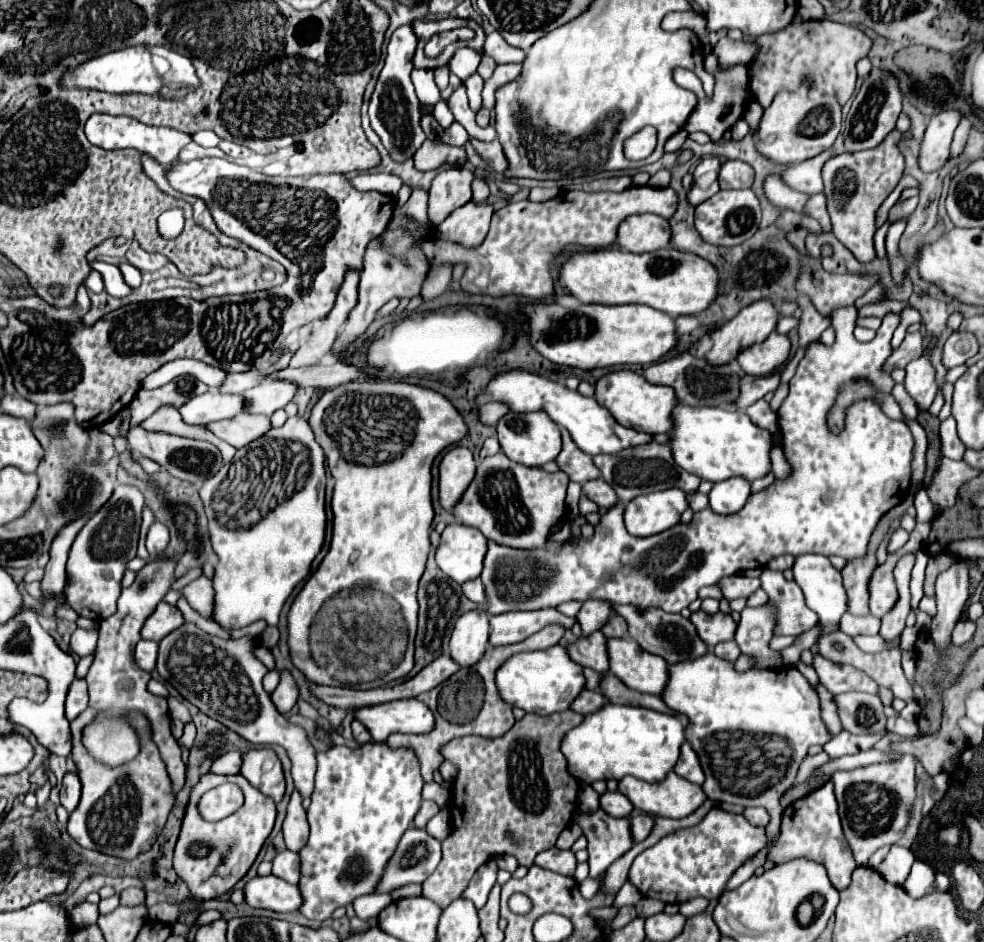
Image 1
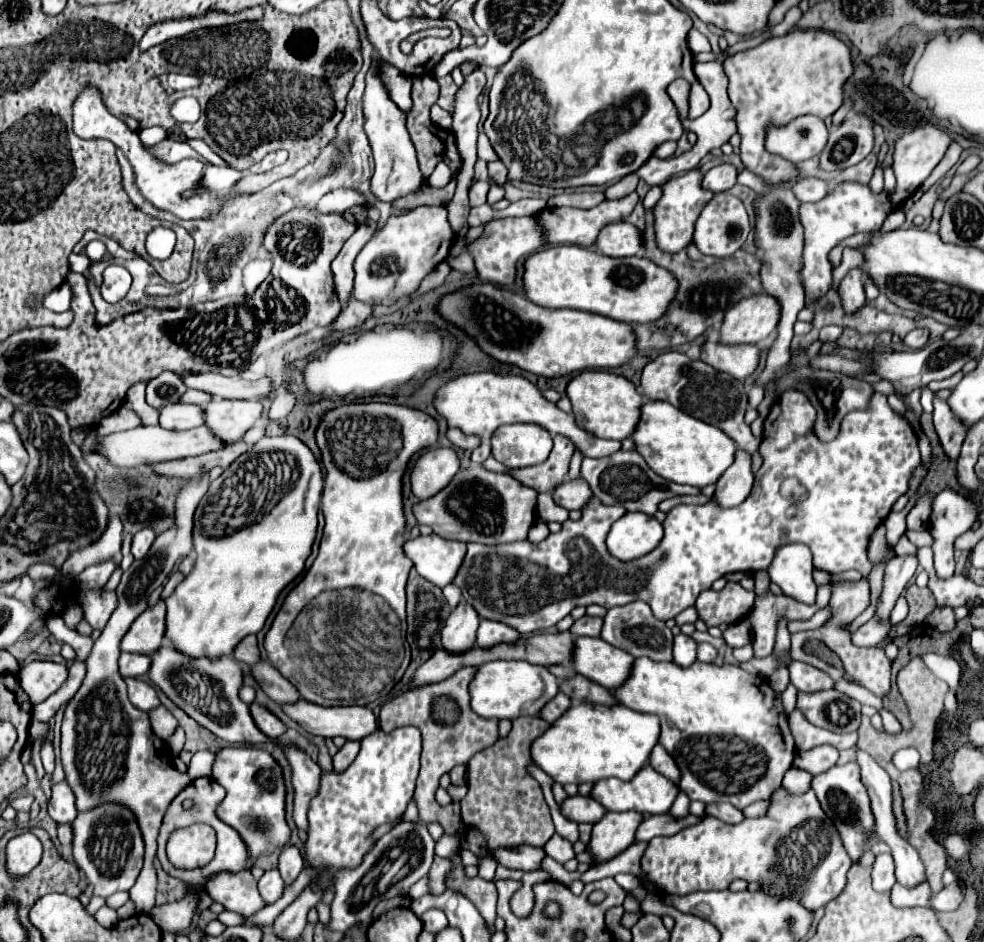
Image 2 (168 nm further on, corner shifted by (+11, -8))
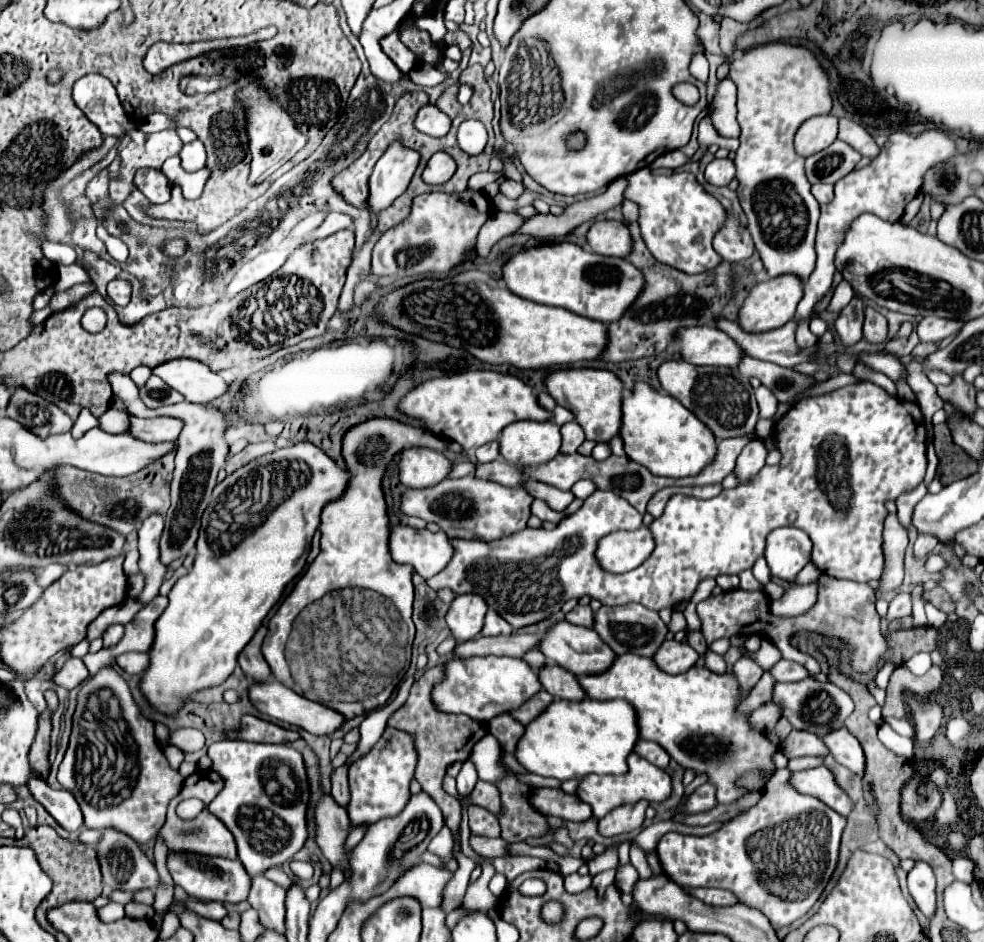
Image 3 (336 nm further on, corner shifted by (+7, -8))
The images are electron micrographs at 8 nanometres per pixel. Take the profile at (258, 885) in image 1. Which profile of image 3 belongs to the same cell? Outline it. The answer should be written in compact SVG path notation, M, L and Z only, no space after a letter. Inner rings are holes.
M171 853L167 855L167 867L173 875L175 885L183 887L191 897L201 901L219 901L219 903L241 903L247 901L251 879L245 873L241 861L231 861L223 857L205 857L195 853Z

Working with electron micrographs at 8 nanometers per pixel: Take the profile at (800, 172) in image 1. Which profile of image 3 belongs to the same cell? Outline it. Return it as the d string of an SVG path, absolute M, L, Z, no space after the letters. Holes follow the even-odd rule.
M823 183L811 185L811 193L819 203L829 203L833 199L833 185L823 185Z

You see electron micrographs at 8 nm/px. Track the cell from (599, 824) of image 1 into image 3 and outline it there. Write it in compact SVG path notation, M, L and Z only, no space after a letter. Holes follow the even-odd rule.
M639 801L637 805L621 805L613 809L603 819L599 819L599 835L617 837L617 835L641 829L647 807L649 807L647 801Z

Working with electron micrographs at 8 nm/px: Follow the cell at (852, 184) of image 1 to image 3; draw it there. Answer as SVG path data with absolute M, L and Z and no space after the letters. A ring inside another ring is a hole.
M855 295L833 323L843 343L853 345L863 337L863 319L865 319L865 303L861 301L859 295Z

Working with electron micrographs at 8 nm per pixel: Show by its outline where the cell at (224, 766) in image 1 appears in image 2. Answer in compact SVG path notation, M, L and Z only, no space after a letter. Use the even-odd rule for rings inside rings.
M197 751L189 763L189 777L203 777L211 775L211 763L213 763L213 751Z

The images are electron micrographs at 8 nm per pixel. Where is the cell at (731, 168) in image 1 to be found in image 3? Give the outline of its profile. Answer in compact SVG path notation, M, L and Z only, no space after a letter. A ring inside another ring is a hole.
M713 159L705 169L705 179L711 185L729 185L735 177L735 163L731 159Z

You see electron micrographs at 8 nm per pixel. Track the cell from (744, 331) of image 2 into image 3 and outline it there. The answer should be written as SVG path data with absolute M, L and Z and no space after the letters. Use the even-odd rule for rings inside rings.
M781 275L777 279L769 279L769 281L757 283L749 291L743 307L739 309L737 323L747 333L765 333L765 331L777 329L777 327L781 327L781 325L785 325L787 321L793 319L797 303L799 303L801 297L803 297L803 283L795 275Z

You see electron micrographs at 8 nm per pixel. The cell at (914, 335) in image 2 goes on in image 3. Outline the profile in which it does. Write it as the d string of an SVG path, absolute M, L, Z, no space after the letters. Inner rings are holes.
M925 317L919 323L917 333L919 333L921 343L937 343L943 337L955 335L961 329L961 325L963 325L961 321L951 321L951 319L941 319L941 317Z

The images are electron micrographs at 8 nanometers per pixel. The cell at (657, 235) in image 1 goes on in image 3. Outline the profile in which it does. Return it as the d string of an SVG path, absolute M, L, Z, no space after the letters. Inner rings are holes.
M597 221L587 233L589 247L599 255L629 257L633 241L629 237L629 227L619 221Z

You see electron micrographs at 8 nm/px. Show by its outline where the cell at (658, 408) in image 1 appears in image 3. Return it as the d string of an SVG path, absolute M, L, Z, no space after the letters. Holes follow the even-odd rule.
M559 369L545 379L545 389L557 399L559 405L571 409L575 421L583 427L585 437L591 441L611 441L621 433L621 401L623 401L623 383L619 377L605 369Z

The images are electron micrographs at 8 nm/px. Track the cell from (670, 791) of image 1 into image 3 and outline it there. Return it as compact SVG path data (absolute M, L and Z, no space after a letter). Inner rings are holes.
M631 753L627 763L629 763L629 773L627 775L589 775L589 777L583 777L583 781L581 781L579 789L577 789L577 797L591 805L593 815L597 819L605 817L615 807L633 805L633 803L637 803L641 799L645 799L649 803L661 803L661 801L669 799L673 787L671 787L671 777L669 777L667 771L655 767L653 763L645 761L637 753Z

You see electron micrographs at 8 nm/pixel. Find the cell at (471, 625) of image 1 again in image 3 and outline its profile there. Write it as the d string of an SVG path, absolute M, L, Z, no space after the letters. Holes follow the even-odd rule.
M457 595L447 611L447 625L457 641L469 641L483 629L487 605L479 595Z

